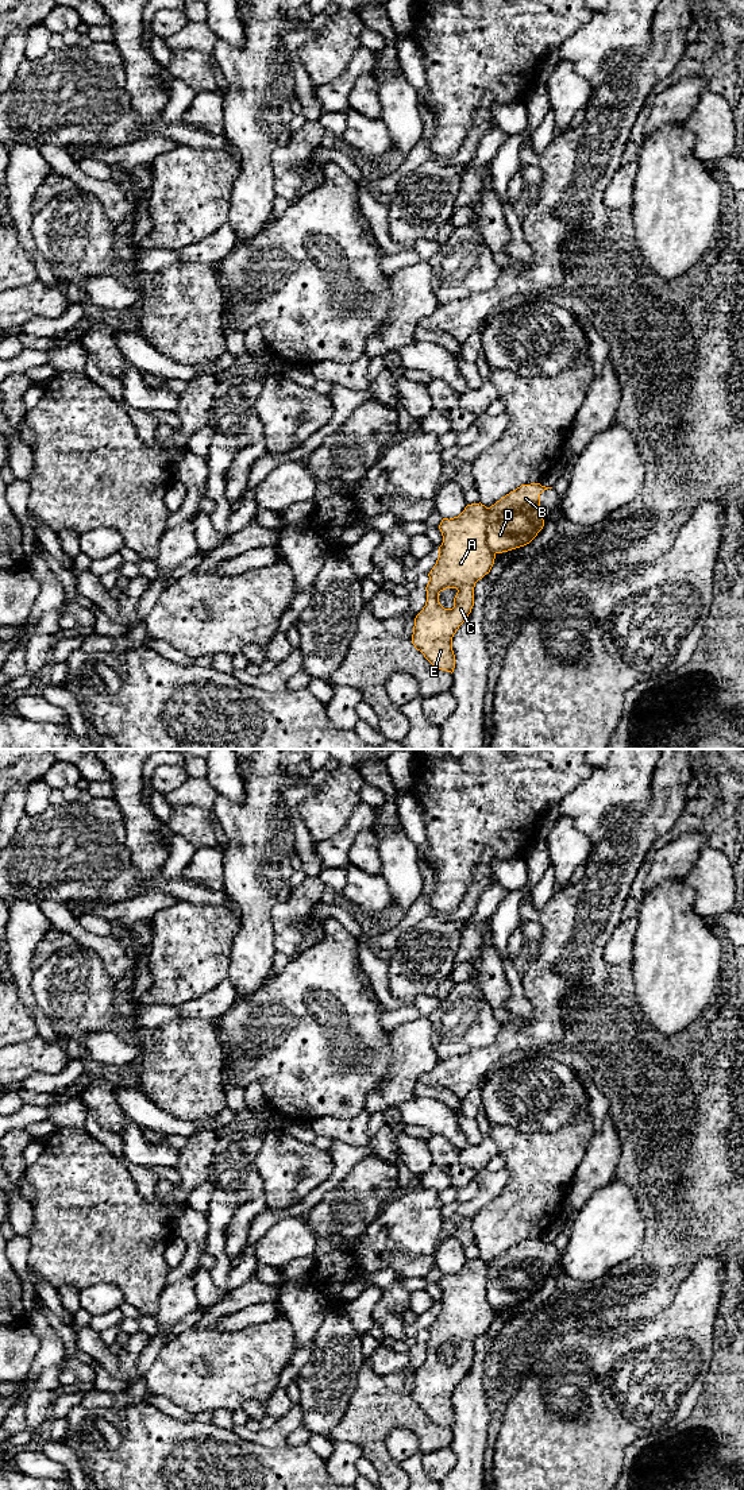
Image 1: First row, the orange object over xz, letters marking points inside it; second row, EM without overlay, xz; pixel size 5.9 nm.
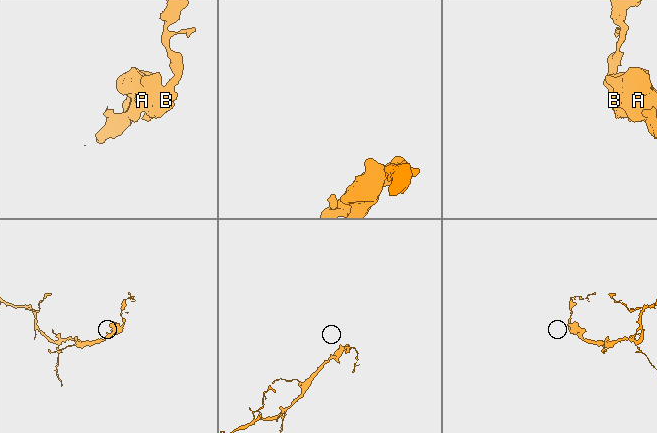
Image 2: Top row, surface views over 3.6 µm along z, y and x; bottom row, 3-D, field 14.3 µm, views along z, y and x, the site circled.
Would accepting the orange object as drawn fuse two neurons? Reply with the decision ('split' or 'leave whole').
split

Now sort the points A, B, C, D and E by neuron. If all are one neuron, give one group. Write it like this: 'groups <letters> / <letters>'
groups A C E / B D

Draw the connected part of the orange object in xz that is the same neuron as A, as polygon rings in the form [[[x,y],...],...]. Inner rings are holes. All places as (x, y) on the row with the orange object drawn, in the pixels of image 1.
[[[471,503],[454,518],[443,518],[443,543],[428,574],[427,602],[415,618],[412,644],[437,669],[454,672],[452,637],[474,606],[475,583],[490,572],[496,553],[489,548],[489,507]],[[456,588],[454,607],[444,609],[439,592]]]

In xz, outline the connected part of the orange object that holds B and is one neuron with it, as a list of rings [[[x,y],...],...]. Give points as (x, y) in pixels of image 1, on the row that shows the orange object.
[[[521,485],[489,507],[487,545],[494,553],[529,544],[544,526],[540,494],[552,487]]]

